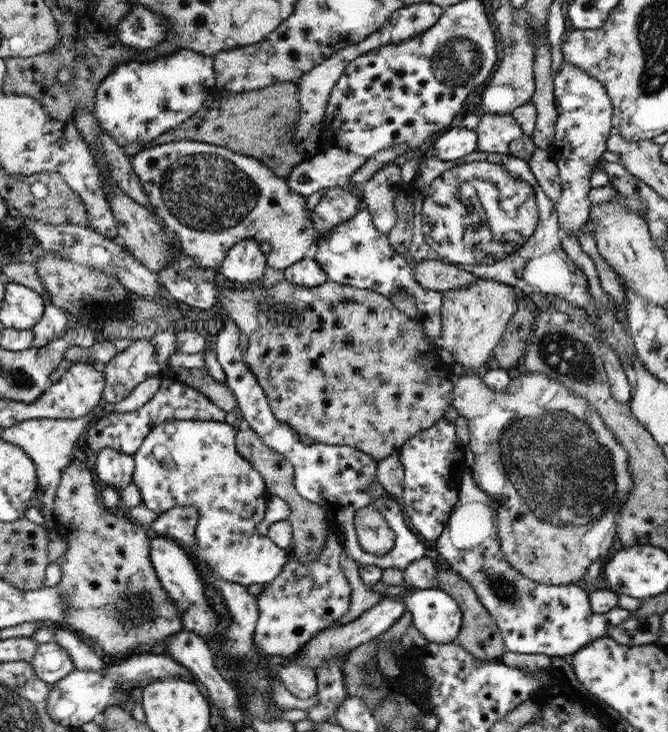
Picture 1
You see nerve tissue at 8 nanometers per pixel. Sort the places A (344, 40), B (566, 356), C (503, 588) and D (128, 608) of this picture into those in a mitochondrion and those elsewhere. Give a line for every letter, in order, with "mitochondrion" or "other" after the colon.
A: other
B: mitochondrion
C: mitochondrion
D: mitochondrion

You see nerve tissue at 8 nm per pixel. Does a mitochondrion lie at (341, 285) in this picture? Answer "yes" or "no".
no

